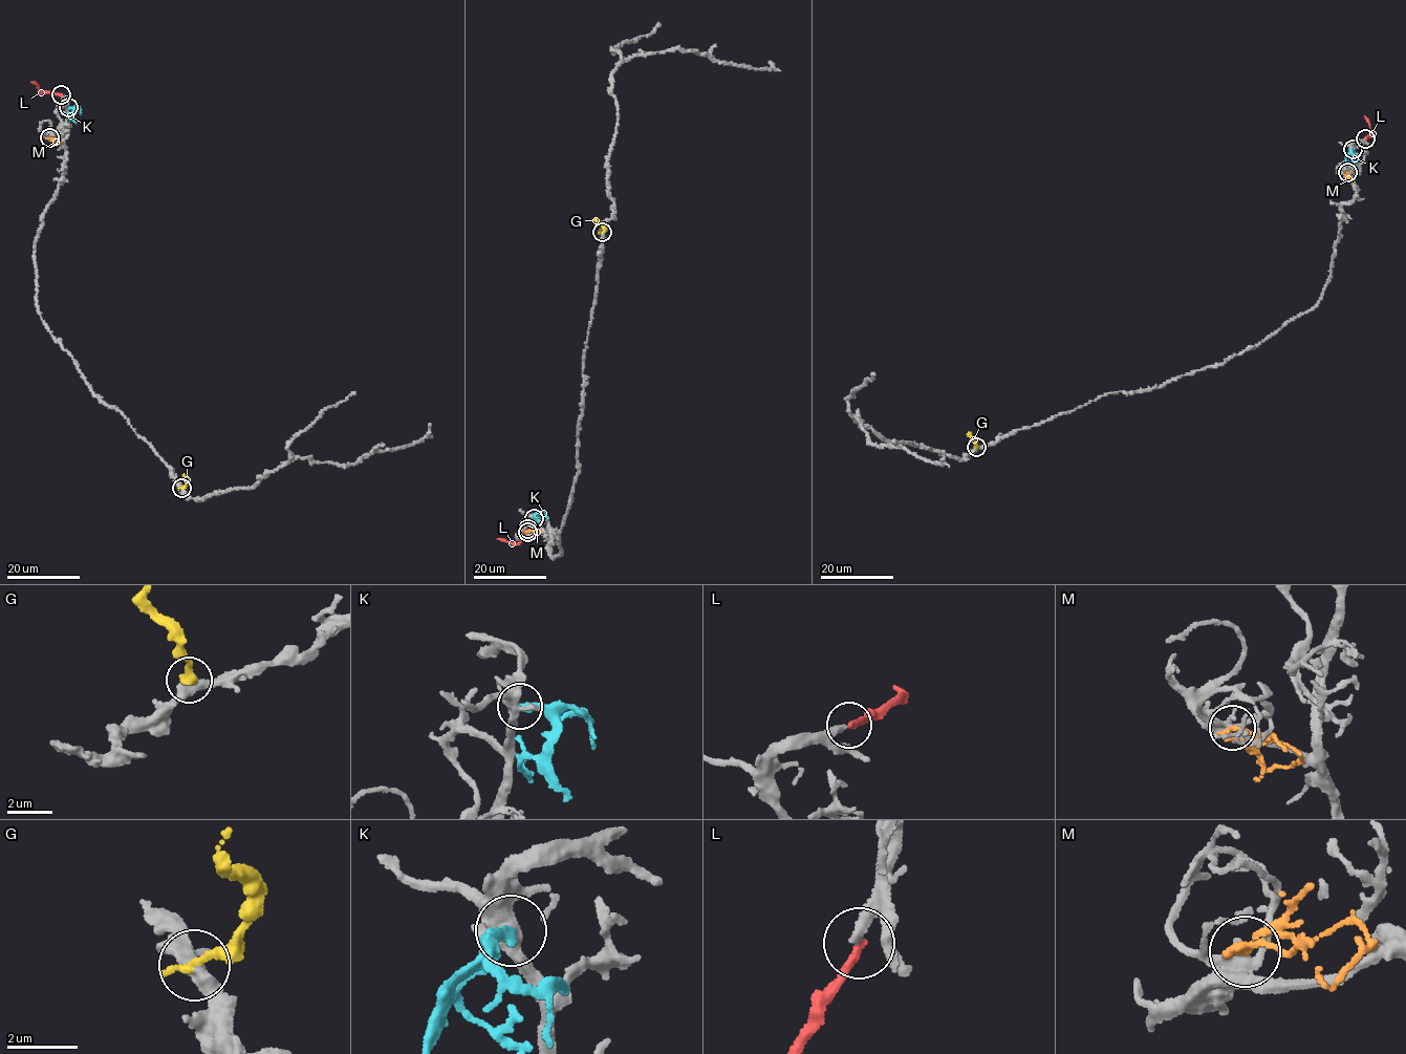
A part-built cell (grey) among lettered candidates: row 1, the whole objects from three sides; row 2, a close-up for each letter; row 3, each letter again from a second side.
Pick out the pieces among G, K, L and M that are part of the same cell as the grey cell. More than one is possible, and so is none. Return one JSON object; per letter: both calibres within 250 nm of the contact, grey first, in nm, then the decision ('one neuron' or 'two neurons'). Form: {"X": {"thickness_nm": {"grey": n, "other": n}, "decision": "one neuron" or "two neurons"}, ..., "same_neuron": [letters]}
{"G": {"thickness_nm": {"grey": 420, "other": 320}, "decision": "two neurons"}, "K": {"thickness_nm": {"grey": 400, "other": 280}, "decision": "two neurons"}, "L": {"thickness_nm": {"grey": 300, "other": 280}, "decision": "two neurons"}, "M": {"thickness_nm": {"grey": 320, "other": 240}, "decision": "two neurons"}, "same_neuron": []}

